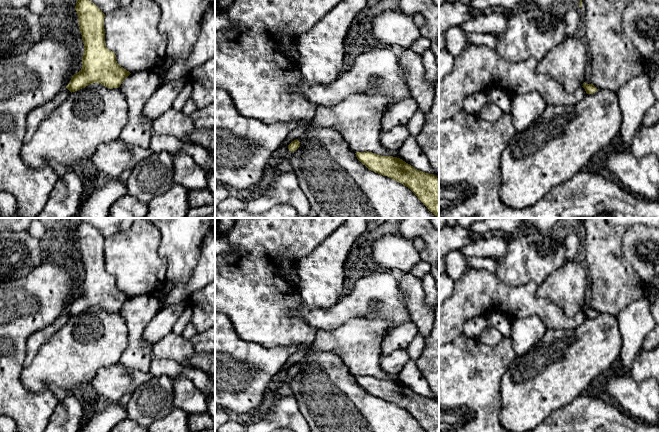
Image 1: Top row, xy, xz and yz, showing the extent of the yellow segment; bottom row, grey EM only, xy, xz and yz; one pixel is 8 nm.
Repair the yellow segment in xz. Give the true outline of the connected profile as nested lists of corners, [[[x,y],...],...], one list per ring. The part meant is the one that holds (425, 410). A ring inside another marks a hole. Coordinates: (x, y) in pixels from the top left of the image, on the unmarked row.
[[[369,375],[356,376],[355,378],[357,383],[369,394],[387,400],[408,411],[427,432],[439,432],[439,403],[434,398],[417,394],[397,381],[377,379]]]

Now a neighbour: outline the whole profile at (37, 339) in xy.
[[[64,311],[62,315],[53,324],[47,326],[44,329],[34,332],[27,339],[27,351],[24,361],[27,366],[36,356],[39,348],[49,340],[54,333],[60,330],[71,318],[71,316]]]

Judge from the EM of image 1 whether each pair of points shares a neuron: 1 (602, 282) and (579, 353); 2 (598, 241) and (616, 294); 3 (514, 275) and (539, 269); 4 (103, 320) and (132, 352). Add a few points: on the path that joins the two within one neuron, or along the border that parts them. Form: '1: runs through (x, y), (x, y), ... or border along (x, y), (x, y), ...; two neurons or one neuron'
1: border along (598, 312), (607, 312), (616, 316); two neurons
2: runs through (603, 254), (612, 281); one neuron
3: runs through (520, 269), (533, 268); one neuron
4: border along (126, 323), (126, 348), (118, 361); two neurons

